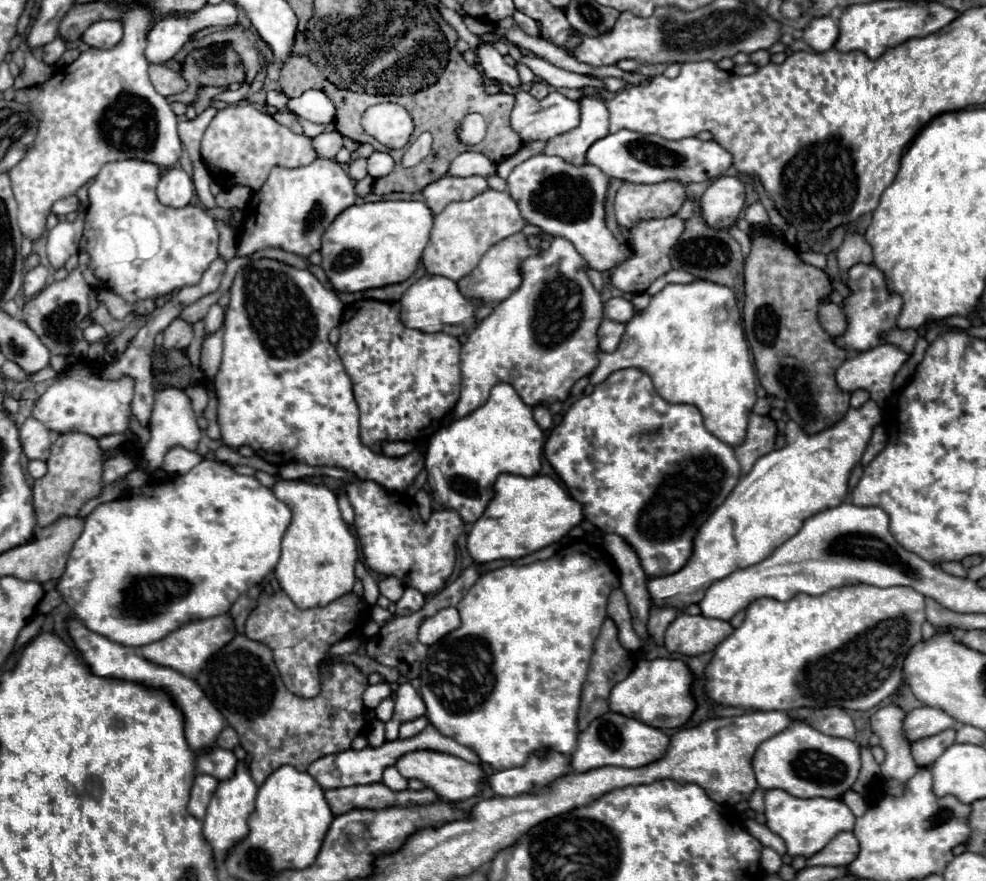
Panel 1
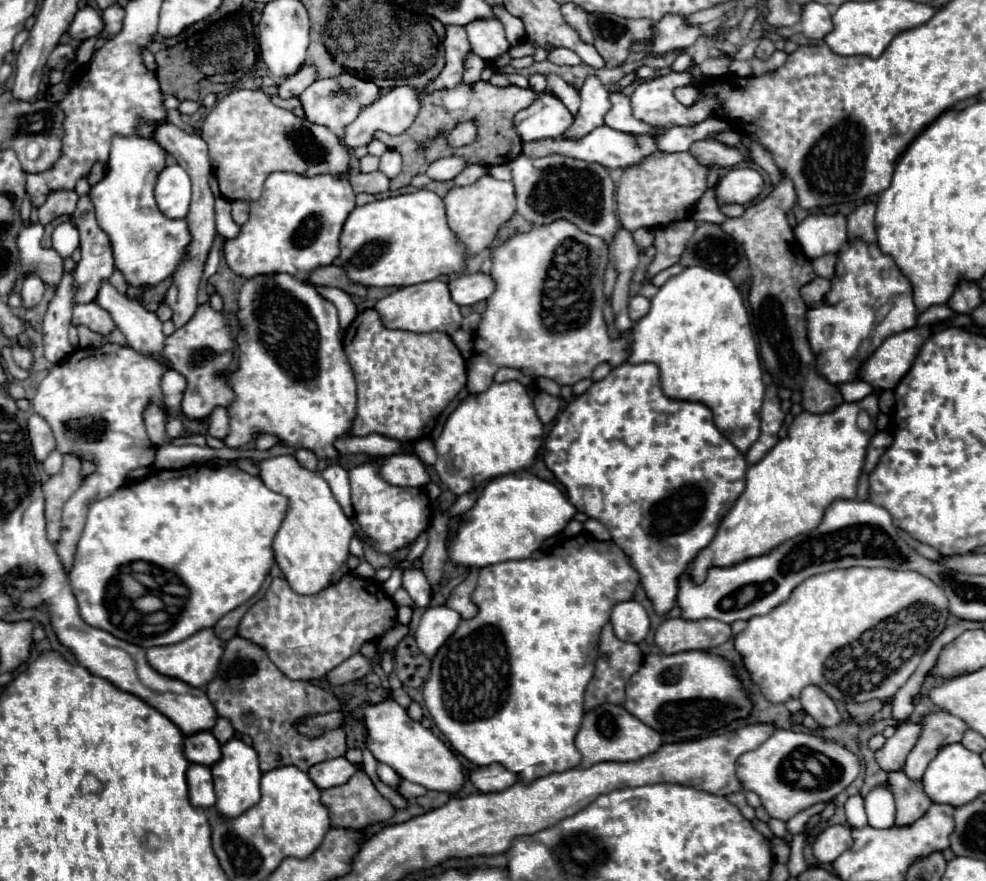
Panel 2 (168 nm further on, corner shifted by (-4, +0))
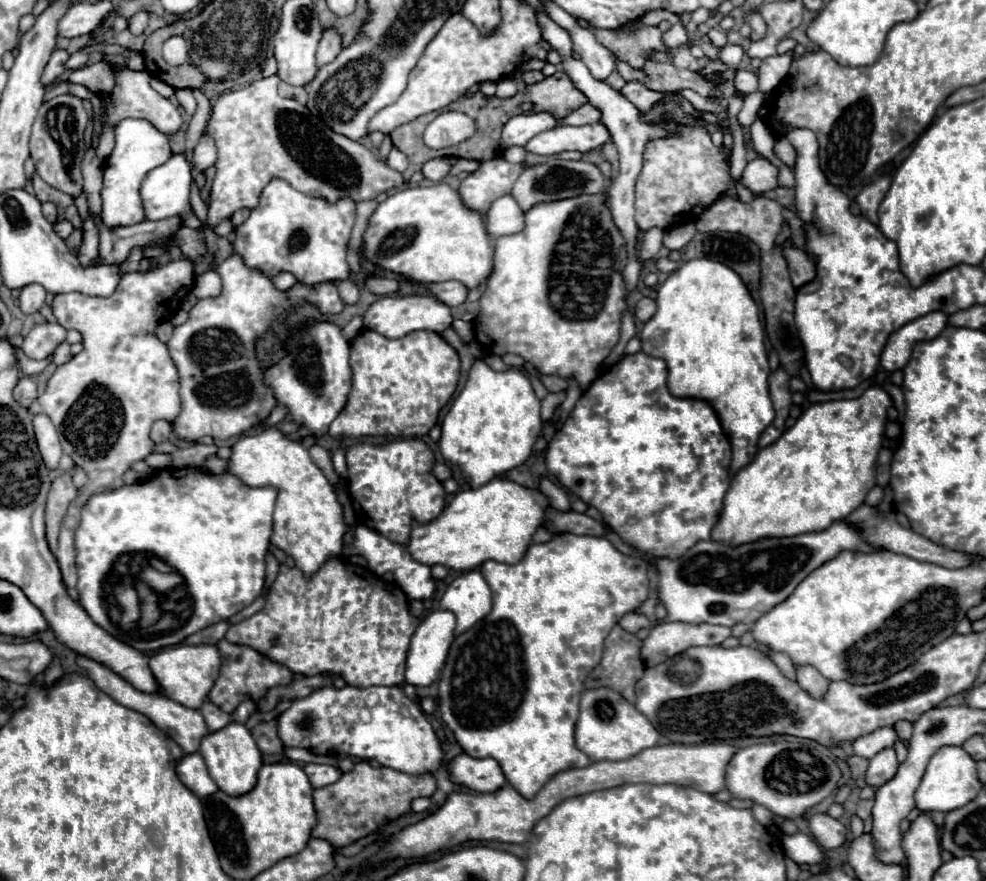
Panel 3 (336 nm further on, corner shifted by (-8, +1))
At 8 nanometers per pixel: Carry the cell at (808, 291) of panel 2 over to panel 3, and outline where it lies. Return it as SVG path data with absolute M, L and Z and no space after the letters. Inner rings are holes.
M787 241L783 253L785 253L785 259L789 261L791 281L793 281L795 289L799 289L799 287L803 287L803 285L807 285L807 283L811 283L815 279L817 267L815 267L813 261L809 261L809 257L801 249L793 247L791 241Z

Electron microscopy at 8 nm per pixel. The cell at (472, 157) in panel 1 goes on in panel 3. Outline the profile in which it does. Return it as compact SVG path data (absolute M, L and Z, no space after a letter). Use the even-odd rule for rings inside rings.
M441 157L441 159L431 159L431 161L427 161L427 163L423 165L423 175L425 175L427 179L439 183L439 181L443 181L443 179L449 175L451 167L453 167L451 161L445 159L445 157Z

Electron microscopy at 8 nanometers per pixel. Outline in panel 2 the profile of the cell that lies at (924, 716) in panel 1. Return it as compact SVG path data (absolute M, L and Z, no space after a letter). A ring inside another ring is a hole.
M915 722L899 724L895 734L891 738L887 738L885 746L875 752L875 760L881 766L881 770L885 770L885 772L899 770L903 766L907 754L911 752L911 748L915 746L919 732L921 732L921 726Z

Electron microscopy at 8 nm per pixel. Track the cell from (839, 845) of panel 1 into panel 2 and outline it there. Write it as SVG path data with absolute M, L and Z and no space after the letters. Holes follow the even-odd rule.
M827 826L823 832L817 834L813 842L813 856L821 864L831 864L835 858L839 858L845 850L849 850L853 844L851 828L849 826Z

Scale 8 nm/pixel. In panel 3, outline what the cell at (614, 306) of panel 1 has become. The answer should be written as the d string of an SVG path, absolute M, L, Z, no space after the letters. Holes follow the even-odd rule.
M643 297L643 299L635 305L635 317L645 323L645 321L649 321L649 317L655 313L655 309L657 309L655 301L653 301L651 297Z

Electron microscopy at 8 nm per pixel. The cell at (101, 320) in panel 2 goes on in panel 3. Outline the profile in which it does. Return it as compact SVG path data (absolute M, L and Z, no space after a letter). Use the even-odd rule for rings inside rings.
M179 259L179 261L171 261L171 263L163 265L163 267L155 267L155 269L147 271L147 273L125 273L125 275L121 277L121 285L117 285L117 293L113 293L113 297L87 297L87 295L83 295L83 293L63 293L63 295L55 295L55 299L53 299L53 313L55 313L57 321L59 321L65 329L77 329L77 331L83 335L83 351L77 353L69 363L57 367L57 371L55 371L55 373L51 375L51 379L47 381L45 393L39 397L39 403L41 403L41 407L43 407L43 413L53 421L53 425L55 425L55 429L57 429L57 435L59 435L59 441L61 441L61 447L63 447L63 453L67 453L67 455L75 461L75 465L83 467L85 473L87 473L87 477L89 477L89 483L81 489L81 493L85 493L85 495L77 495L75 501L69 505L69 511L67 511L67 513L69 513L69 519L67 519L67 515L65 515L65 519L63 519L63 523L61 523L59 549L57 549L57 553L55 553L55 557L57 557L57 561L59 561L59 567L61 567L63 581L65 581L67 591L69 591L69 595L71 595L73 599L77 599L77 591L75 591L75 583L77 583L75 529L77 529L77 523L79 523L79 511L81 511L81 507L85 505L85 501L87 501L91 495L95 495L95 493L91 493L91 491L99 491L99 493L101 493L101 491L109 491L109 489L119 489L119 487L123 485L123 475L125 475L125 471L129 471L131 465L133 465L135 461L141 461L141 459L145 459L147 455L153 453L155 443L153 443L153 439L151 439L151 435L149 435L149 429L151 429L153 421L157 421L157 419L169 419L169 421L173 421L173 419L179 415L179 411L181 411L181 401L179 401L179 377L177 377L175 363L171 361L165 343L161 343L161 341L153 335L153 329L163 321L163 311L165 311L163 305L165 305L165 301L167 301L167 307L175 307L175 311L177 311L177 299L183 299L183 297L191 291L191 287L193 287L193 261L191 261L191 259Z

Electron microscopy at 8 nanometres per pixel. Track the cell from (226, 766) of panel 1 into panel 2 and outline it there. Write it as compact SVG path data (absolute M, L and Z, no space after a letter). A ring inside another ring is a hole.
M209 730L185 736L185 740L183 740L183 752L185 752L185 758L189 762L205 764L205 766L215 764L221 758L219 742L213 738L213 734Z

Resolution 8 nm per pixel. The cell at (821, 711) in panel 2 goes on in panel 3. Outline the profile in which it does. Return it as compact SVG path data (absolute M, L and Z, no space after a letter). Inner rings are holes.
M813 667L797 669L797 683L803 691L807 691L815 699L823 699L829 689L829 681L825 677L821 677L821 673L817 673L817 669L813 669Z

